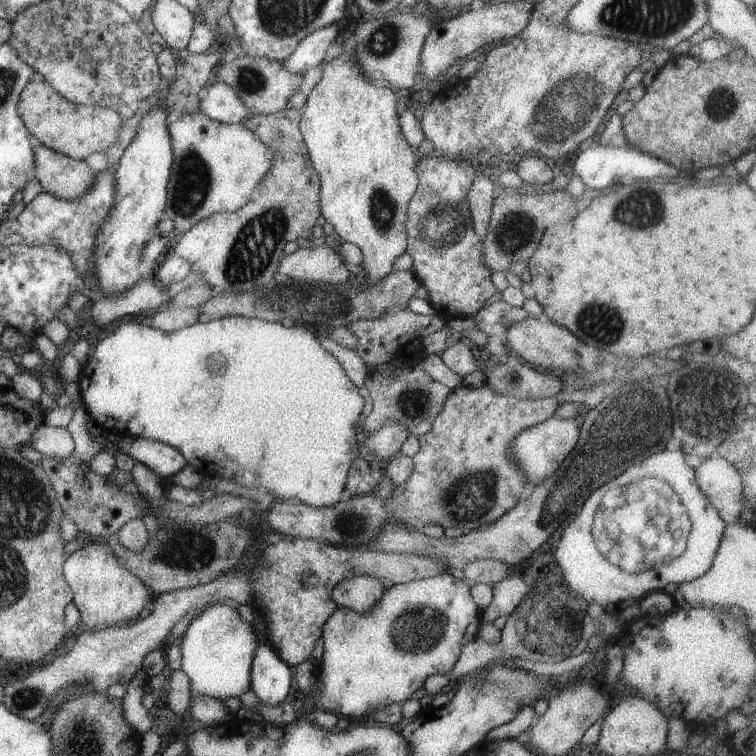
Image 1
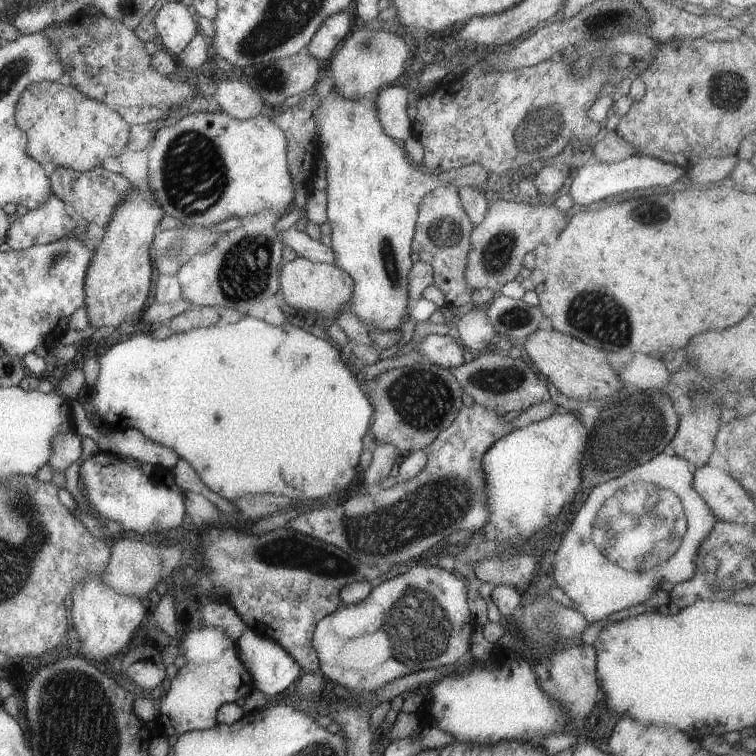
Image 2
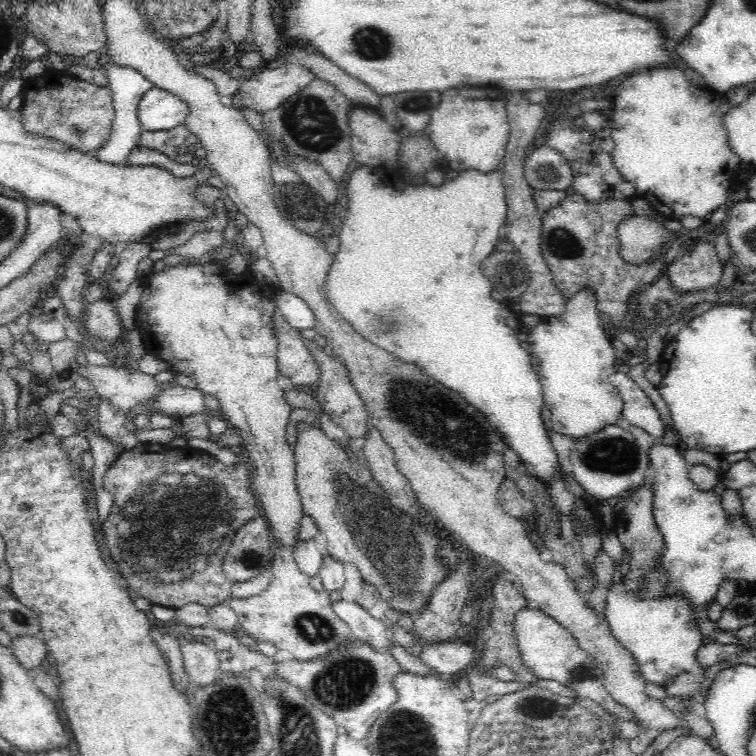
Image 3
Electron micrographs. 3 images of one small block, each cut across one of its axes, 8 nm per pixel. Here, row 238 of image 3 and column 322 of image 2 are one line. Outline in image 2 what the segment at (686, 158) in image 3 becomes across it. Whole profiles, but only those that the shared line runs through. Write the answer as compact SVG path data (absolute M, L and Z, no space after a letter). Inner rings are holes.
M419 563L408 568L407 571L402 574L397 574L397 576L393 576L393 578L389 580L383 580L383 582L374 586L361 602L352 605L341 603L333 612L326 614L319 622L316 622L314 633L312 634L312 647L315 649L320 664L318 666L319 672L328 680L335 681L335 684L340 687L355 688L356 690L367 690L367 692L371 692L378 689L381 685L391 682L391 680L395 678L411 674L411 672L414 673L423 670L423 668L434 669L453 664L461 655L469 650L470 635L475 627L474 617L467 609L466 594L467 588L465 588L463 580L455 576L455 574L441 569L437 565L427 567L423 563Z

